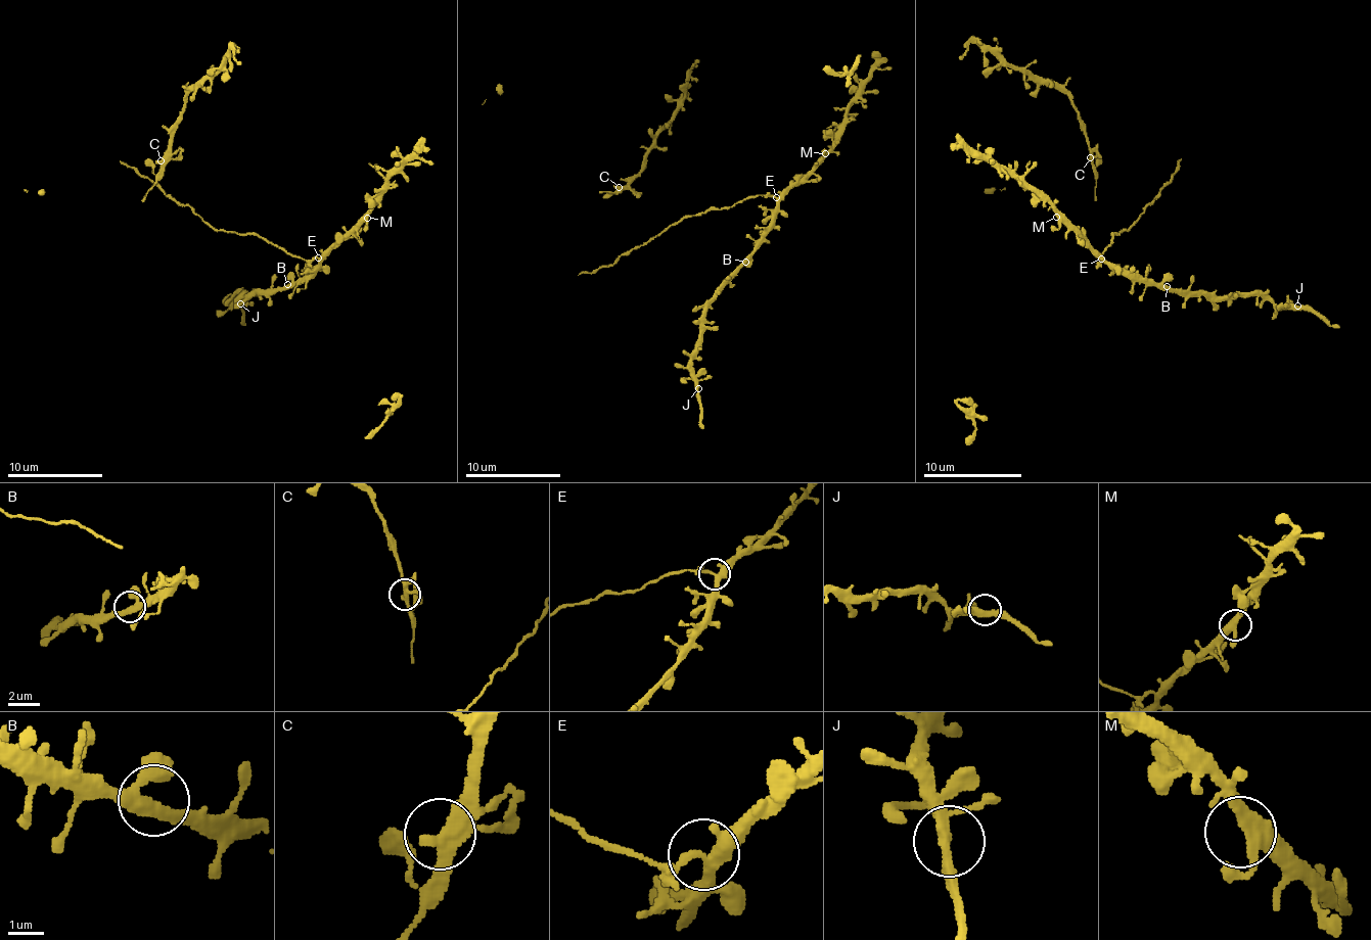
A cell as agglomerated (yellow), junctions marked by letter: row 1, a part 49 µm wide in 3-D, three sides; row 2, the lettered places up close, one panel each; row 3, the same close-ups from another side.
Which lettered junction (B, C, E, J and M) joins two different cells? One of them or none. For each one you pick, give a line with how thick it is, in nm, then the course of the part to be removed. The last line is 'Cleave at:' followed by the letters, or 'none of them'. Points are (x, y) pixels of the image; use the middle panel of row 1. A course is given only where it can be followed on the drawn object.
E: calibre 280 nm; course (777, 196), (756, 194), (731, 206), (713, 208), (672, 223), (645, 244), (633, 247), (611, 264), (579, 276)
Cleave at: E

